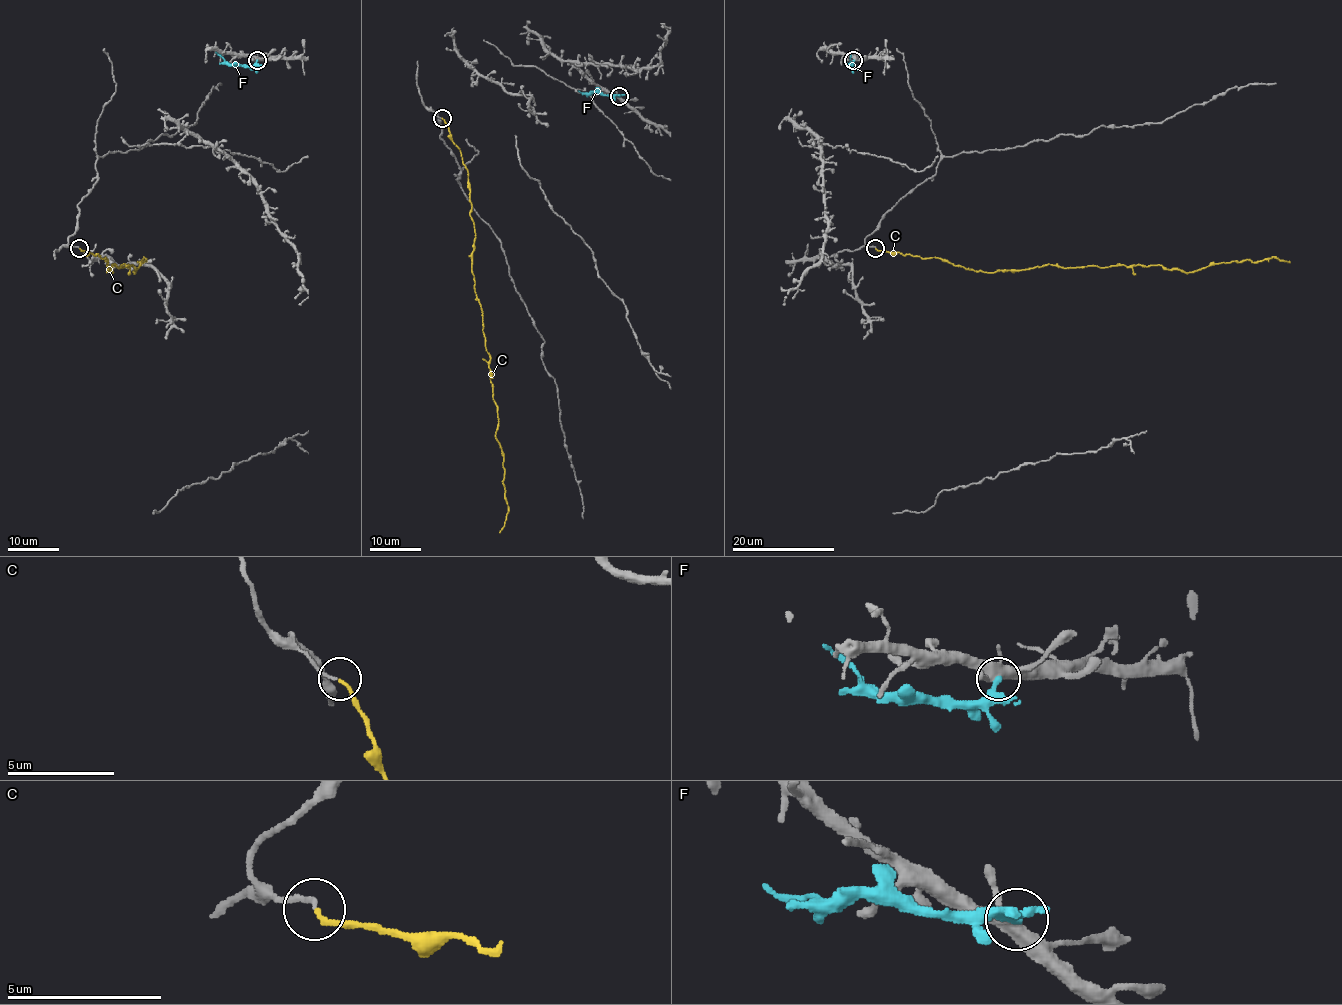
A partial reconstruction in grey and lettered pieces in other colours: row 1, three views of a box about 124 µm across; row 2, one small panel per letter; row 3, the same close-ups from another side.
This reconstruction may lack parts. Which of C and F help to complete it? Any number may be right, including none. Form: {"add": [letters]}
{"add": ["C"]}

